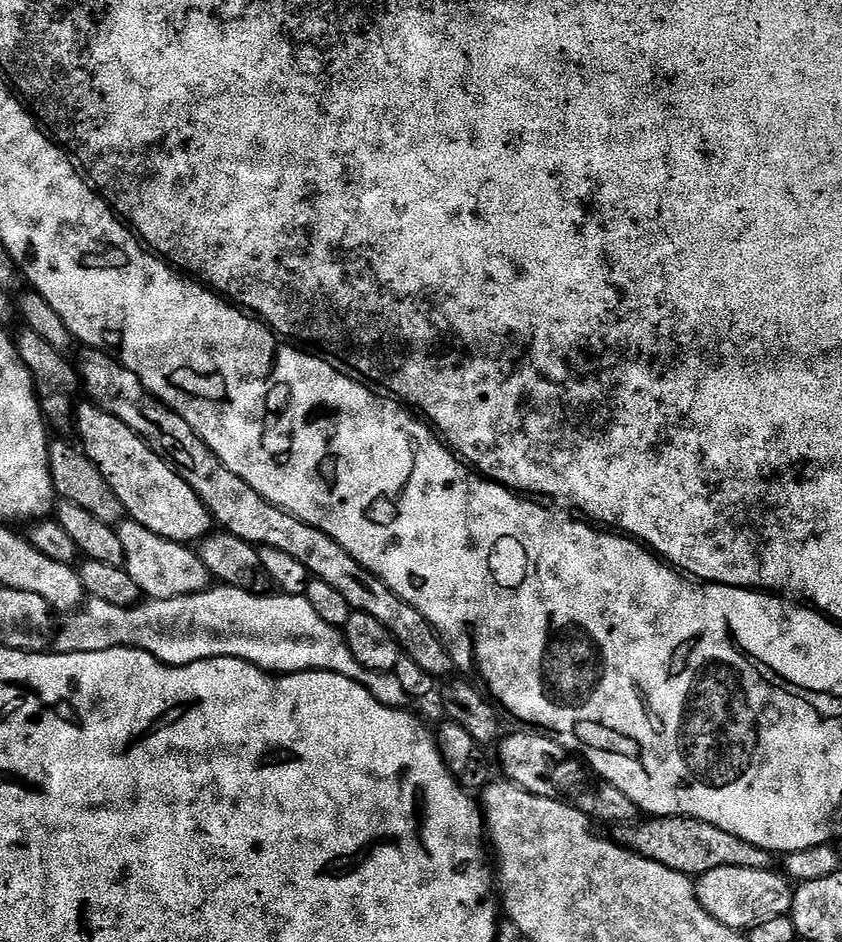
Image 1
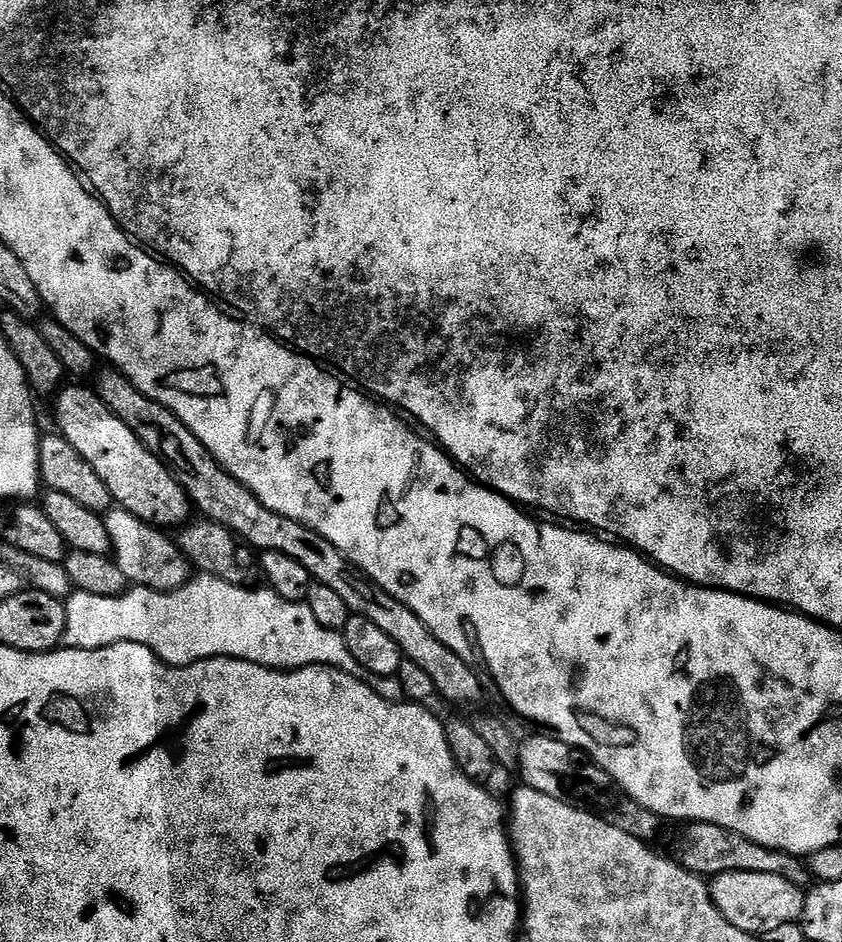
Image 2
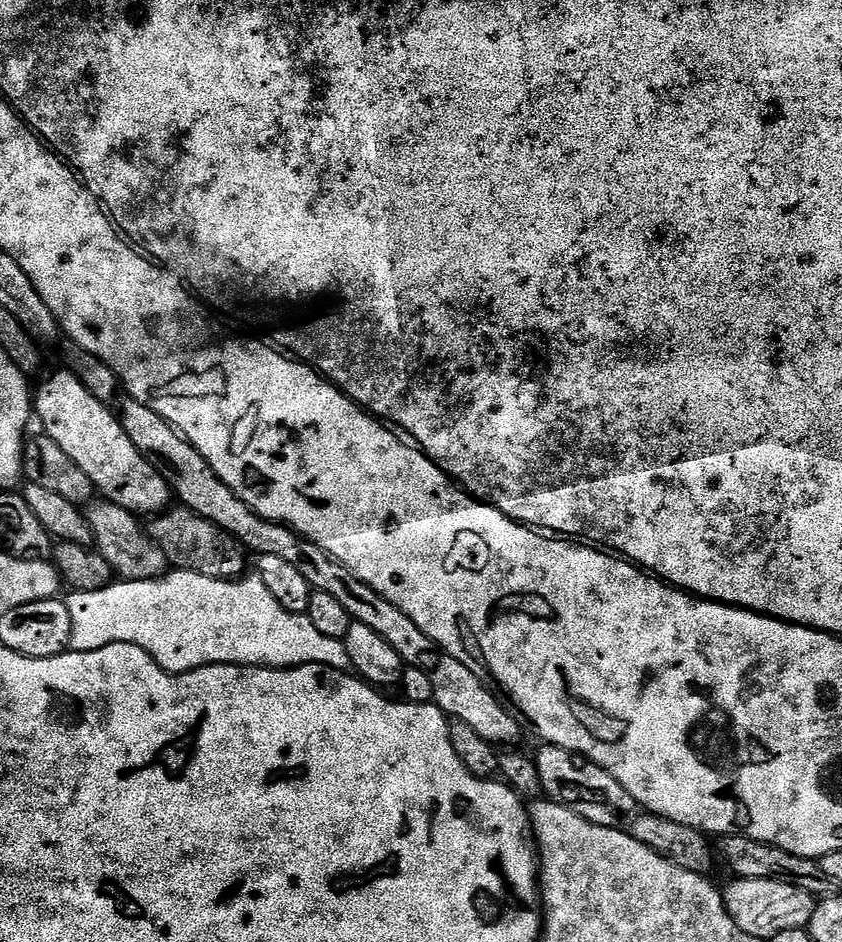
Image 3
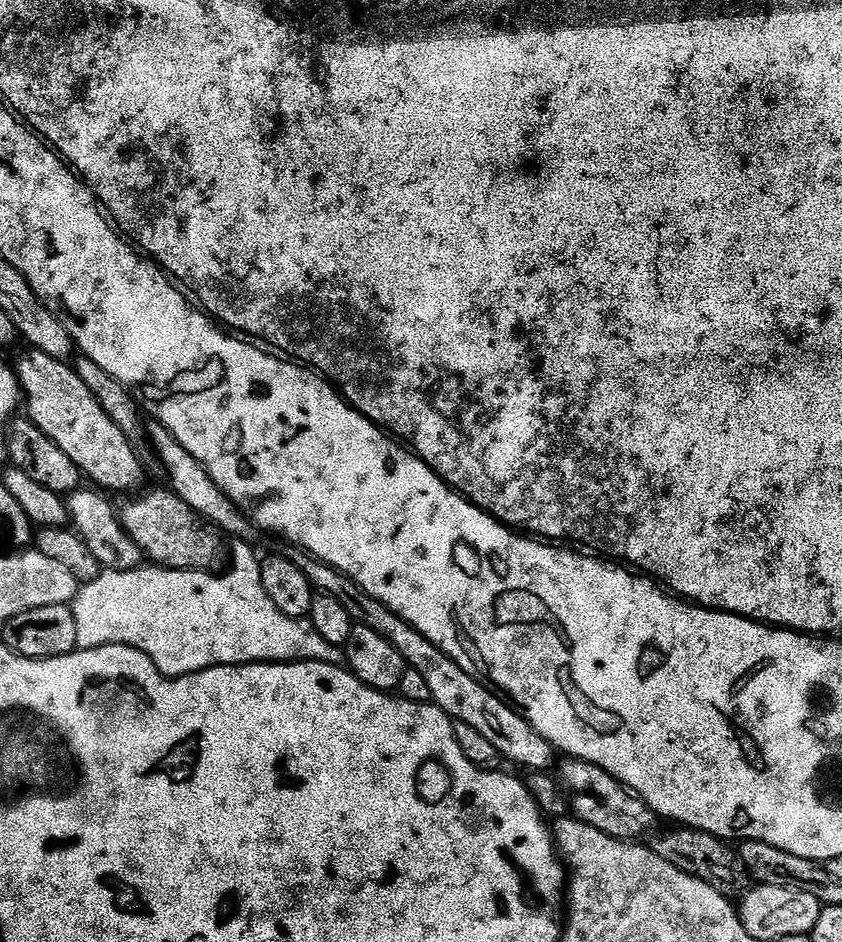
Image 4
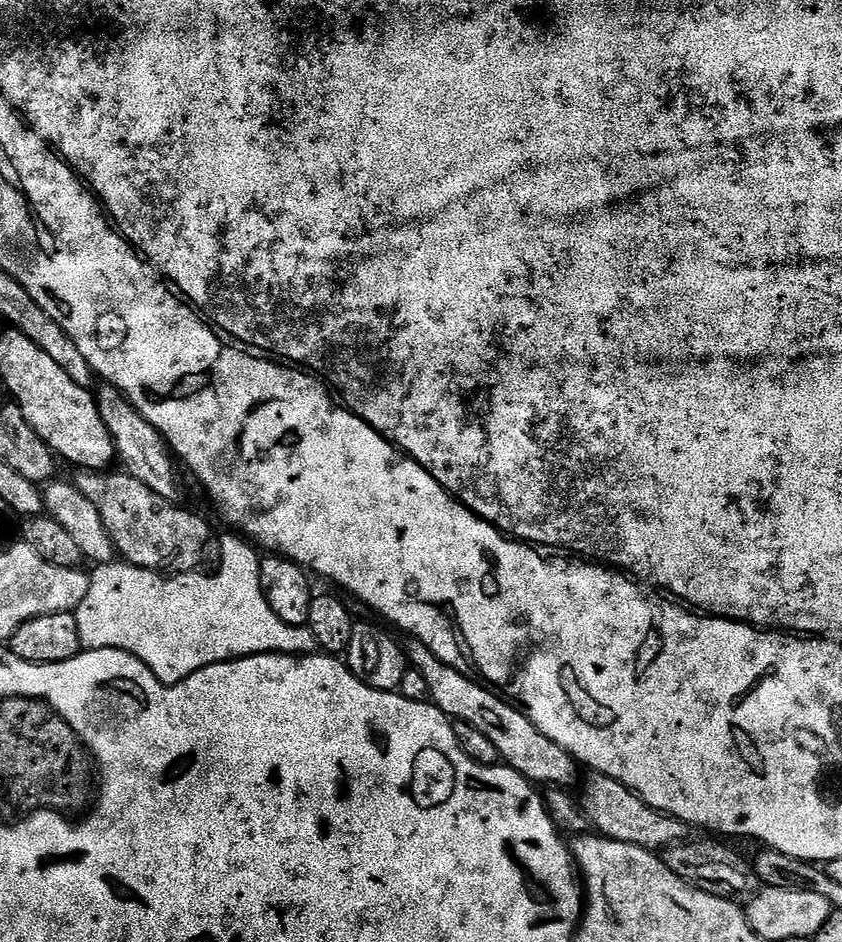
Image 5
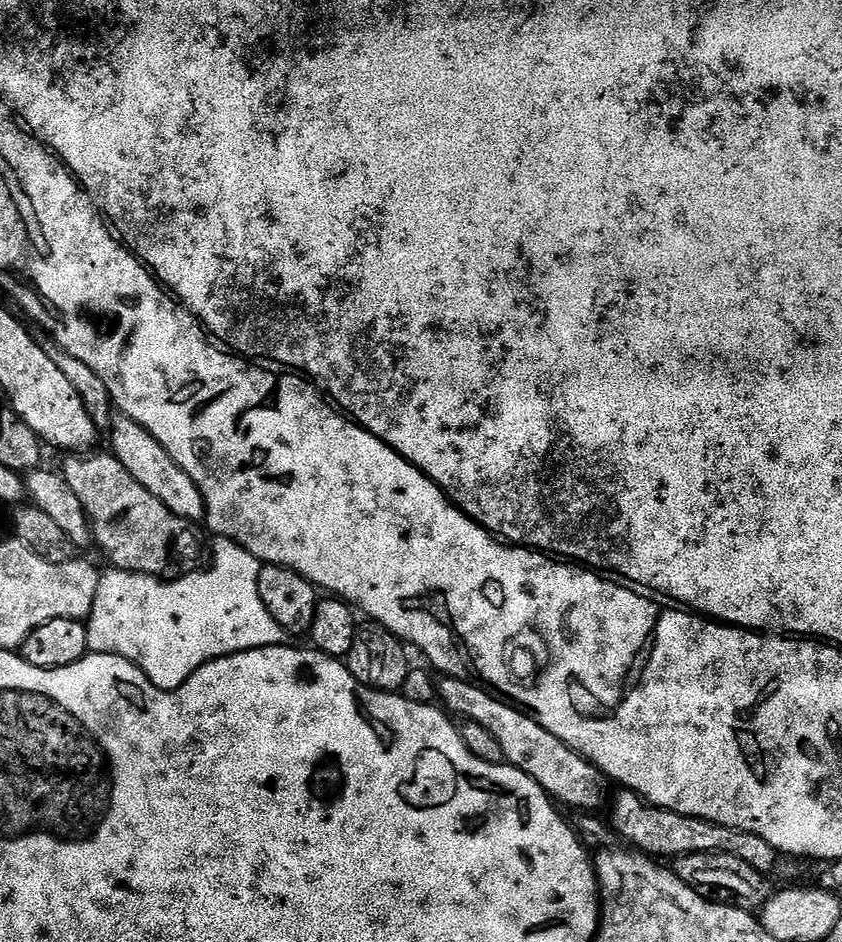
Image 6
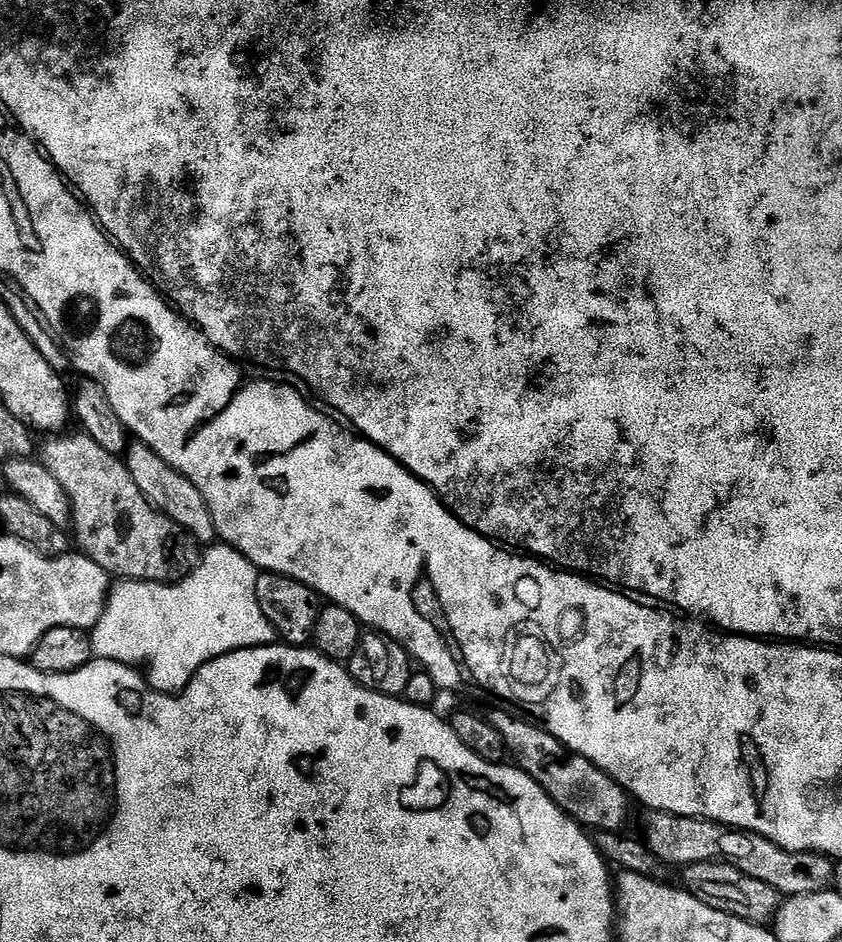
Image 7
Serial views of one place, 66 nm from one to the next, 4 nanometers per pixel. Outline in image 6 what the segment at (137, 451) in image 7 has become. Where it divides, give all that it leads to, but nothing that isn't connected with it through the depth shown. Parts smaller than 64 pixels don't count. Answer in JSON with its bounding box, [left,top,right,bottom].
[107,414,205,522]

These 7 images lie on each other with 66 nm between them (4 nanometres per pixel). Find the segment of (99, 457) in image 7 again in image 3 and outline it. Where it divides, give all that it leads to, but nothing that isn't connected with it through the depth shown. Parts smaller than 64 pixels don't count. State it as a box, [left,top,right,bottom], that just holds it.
[150,506,250,580]

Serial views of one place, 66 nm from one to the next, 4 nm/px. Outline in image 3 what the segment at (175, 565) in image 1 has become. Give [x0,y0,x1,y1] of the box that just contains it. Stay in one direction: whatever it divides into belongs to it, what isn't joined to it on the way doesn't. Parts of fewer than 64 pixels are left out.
[86,499,170,580]

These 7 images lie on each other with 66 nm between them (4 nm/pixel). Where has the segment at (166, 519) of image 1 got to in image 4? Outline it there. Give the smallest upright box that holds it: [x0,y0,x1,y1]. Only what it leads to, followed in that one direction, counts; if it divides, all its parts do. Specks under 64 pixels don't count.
[18,350,144,494]

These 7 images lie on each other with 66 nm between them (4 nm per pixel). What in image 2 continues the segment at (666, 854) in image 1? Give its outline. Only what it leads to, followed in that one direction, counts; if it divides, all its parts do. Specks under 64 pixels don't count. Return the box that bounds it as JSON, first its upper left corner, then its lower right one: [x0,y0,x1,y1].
[674,822,814,889]

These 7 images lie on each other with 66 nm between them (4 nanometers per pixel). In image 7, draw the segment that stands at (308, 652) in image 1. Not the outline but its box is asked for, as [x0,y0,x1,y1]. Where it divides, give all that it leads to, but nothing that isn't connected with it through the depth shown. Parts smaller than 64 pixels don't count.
[90,542,278,694]

